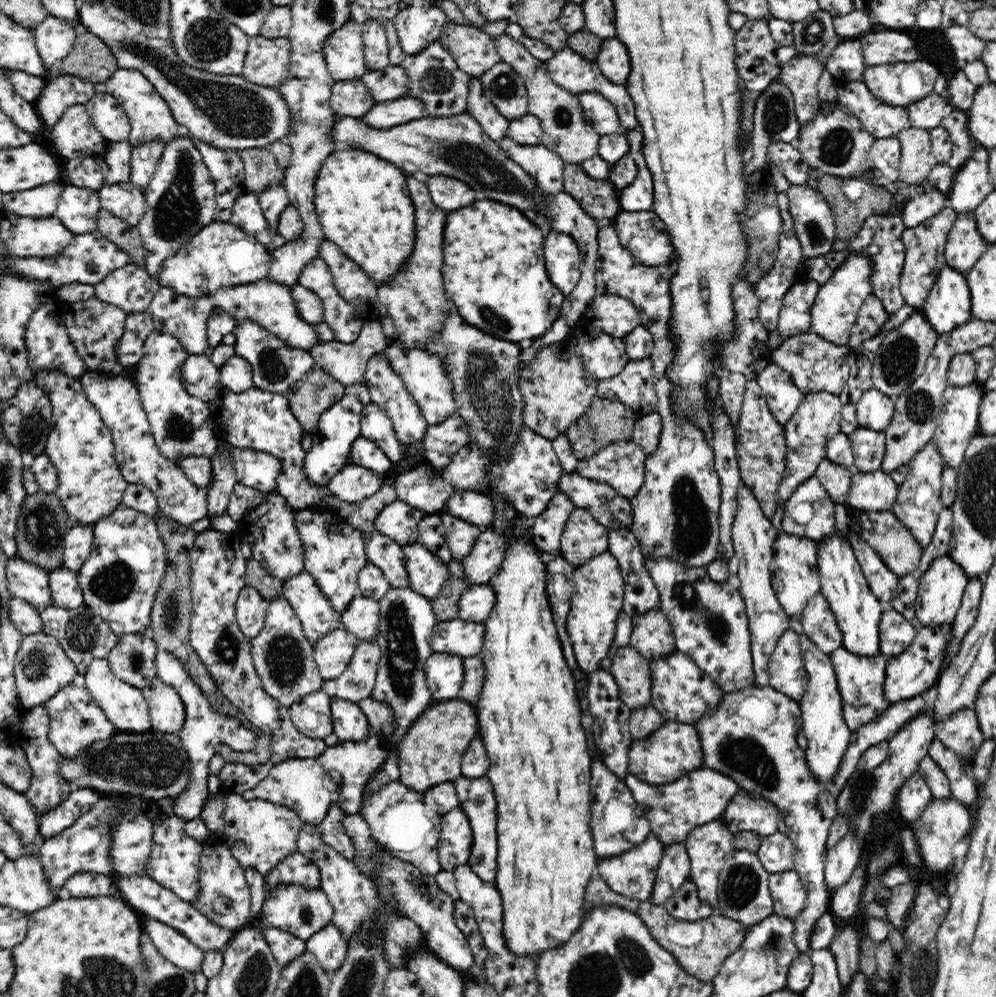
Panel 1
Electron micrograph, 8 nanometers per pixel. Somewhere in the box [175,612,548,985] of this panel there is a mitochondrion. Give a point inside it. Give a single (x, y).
(284, 657)

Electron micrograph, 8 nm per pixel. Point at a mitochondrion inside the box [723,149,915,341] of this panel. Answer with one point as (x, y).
(814, 233)

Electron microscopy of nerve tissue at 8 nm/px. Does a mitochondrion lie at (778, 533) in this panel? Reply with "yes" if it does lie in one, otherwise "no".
no

